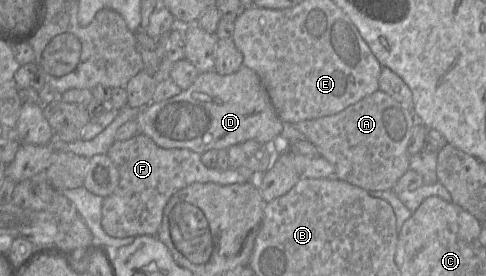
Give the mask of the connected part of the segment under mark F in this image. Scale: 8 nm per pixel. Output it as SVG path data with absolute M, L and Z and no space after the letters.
M142 133L125 141L115 141L107 151L107 155L119 171L119 184L116 190L103 200L101 225L104 231L114 238L157 236L162 224L164 208L169 199L190 184L217 183L228 185L256 180L254 172L249 169L219 170L208 168L203 164L201 154L189 149L161 148L150 137Z

